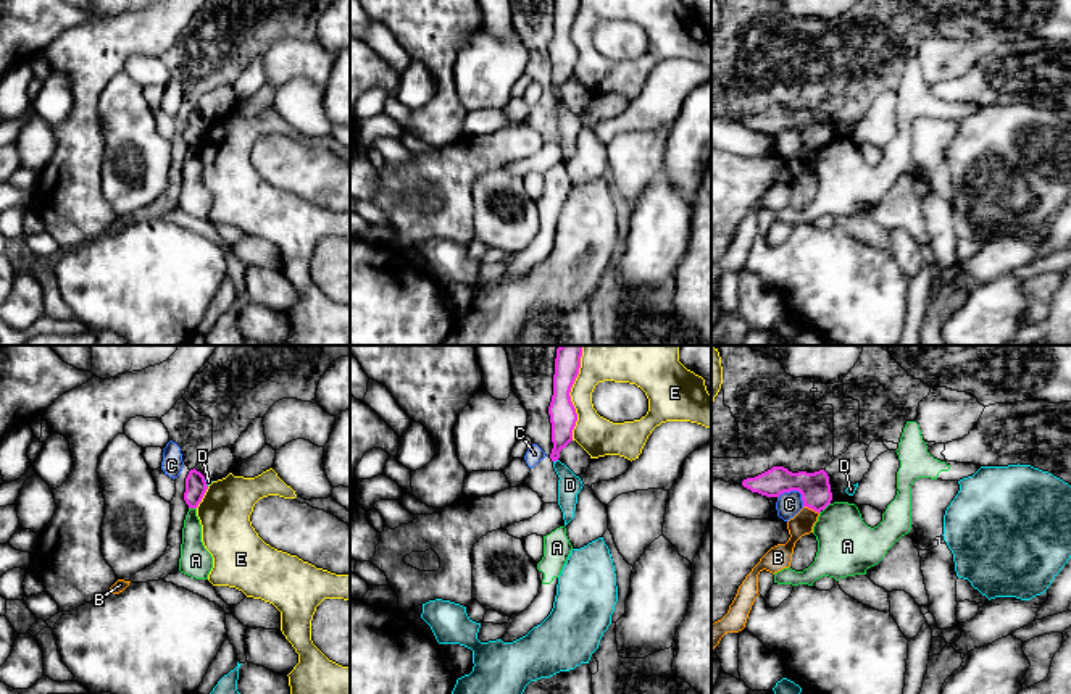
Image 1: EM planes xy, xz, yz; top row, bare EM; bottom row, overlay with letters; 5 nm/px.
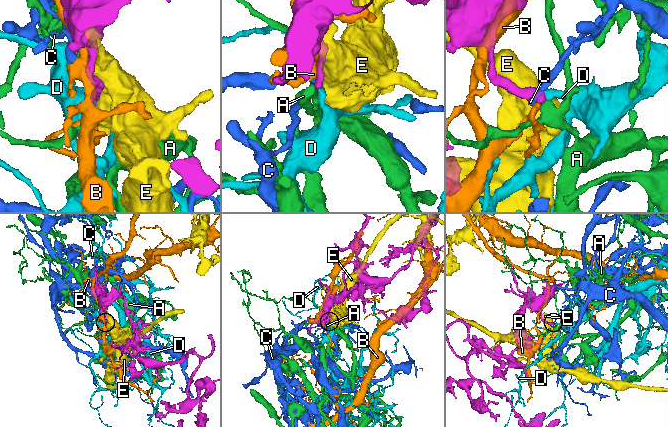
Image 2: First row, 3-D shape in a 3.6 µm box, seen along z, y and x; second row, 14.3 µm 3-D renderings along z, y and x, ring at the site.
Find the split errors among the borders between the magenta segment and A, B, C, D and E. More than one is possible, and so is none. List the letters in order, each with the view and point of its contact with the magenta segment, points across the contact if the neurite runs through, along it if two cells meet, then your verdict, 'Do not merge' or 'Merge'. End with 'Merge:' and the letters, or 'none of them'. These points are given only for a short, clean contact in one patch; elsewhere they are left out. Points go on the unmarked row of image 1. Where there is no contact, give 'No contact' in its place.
A: Touches magenta at xy (192, 146). Do not merge
B: Touches magenta at yz (812, 147). Do not merge
C: Touches magenta at yz (795, 128). Boundary: yz (778, 136), (787, 129), (797, 129), (804, 144). Do not merge
D: Touches magenta at xz (555, 99). Boundary: xz (557, 97), (554, 100). Do not merge
E: Touches magenta at xz (570, 39). Do not merge
Merge: none of them

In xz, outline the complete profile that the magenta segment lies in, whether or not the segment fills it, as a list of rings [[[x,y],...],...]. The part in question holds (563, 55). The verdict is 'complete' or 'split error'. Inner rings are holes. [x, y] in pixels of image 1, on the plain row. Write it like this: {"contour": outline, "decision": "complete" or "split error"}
{"contour": [[[555,0],[553,34],[548,45],[553,81],[552,100],[556,100],[560,90],[573,79],[577,52],[569,31],[579,13],[579,6],[581,0]]], "decision": "complete"}

